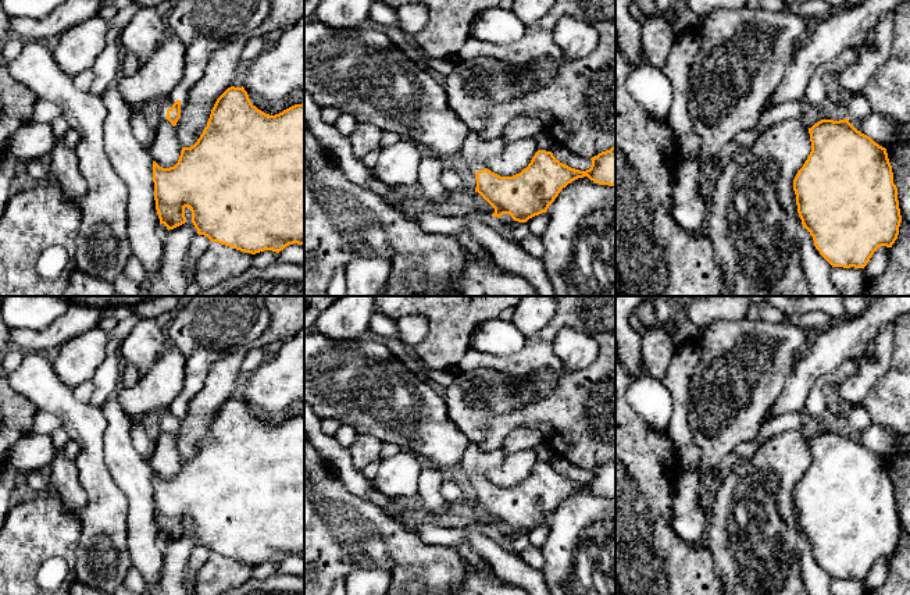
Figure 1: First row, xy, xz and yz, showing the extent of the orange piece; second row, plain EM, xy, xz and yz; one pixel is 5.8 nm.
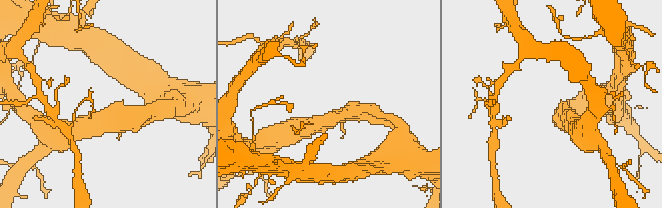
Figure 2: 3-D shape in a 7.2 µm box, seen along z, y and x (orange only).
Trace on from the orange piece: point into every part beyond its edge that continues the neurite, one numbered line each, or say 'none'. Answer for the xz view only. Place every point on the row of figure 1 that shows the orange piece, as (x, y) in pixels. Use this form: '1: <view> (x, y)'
1: xz (475, 152)

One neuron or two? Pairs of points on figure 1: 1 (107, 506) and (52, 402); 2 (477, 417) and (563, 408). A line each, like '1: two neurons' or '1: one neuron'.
1: one neuron
2: two neurons

